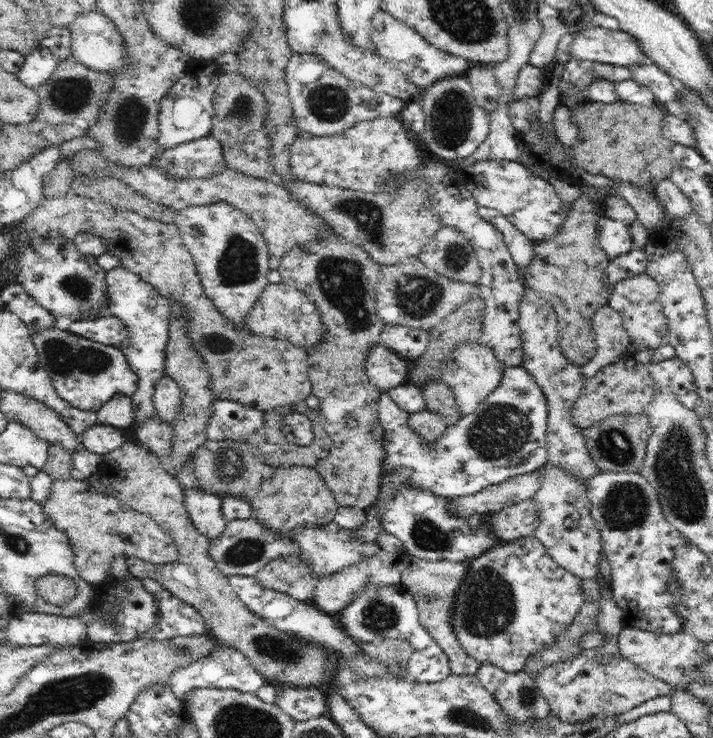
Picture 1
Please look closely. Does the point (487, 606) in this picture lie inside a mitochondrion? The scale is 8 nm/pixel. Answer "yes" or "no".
yes

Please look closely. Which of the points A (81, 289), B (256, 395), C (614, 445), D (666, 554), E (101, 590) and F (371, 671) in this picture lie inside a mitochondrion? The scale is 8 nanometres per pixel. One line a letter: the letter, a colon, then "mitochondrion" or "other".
A: mitochondrion
B: other
C: mitochondrion
D: other
E: other
F: other

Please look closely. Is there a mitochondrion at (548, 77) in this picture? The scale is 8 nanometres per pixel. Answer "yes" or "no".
no

